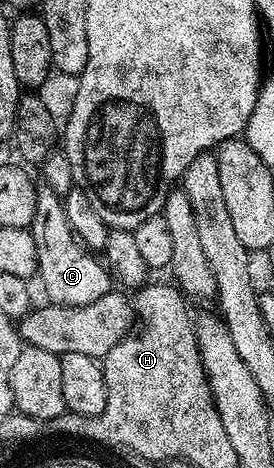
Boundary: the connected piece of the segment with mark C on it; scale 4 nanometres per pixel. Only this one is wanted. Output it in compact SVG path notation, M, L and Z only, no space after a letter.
M42 183L37 189L35 198L35 218L31 231L37 247L37 271L39 281L45 287L50 301L63 306L87 306L87 302L95 302L95 298L103 298L103 294L111 291L111 273L100 259L97 260L92 251L77 239L67 218L63 196L51 185Z

